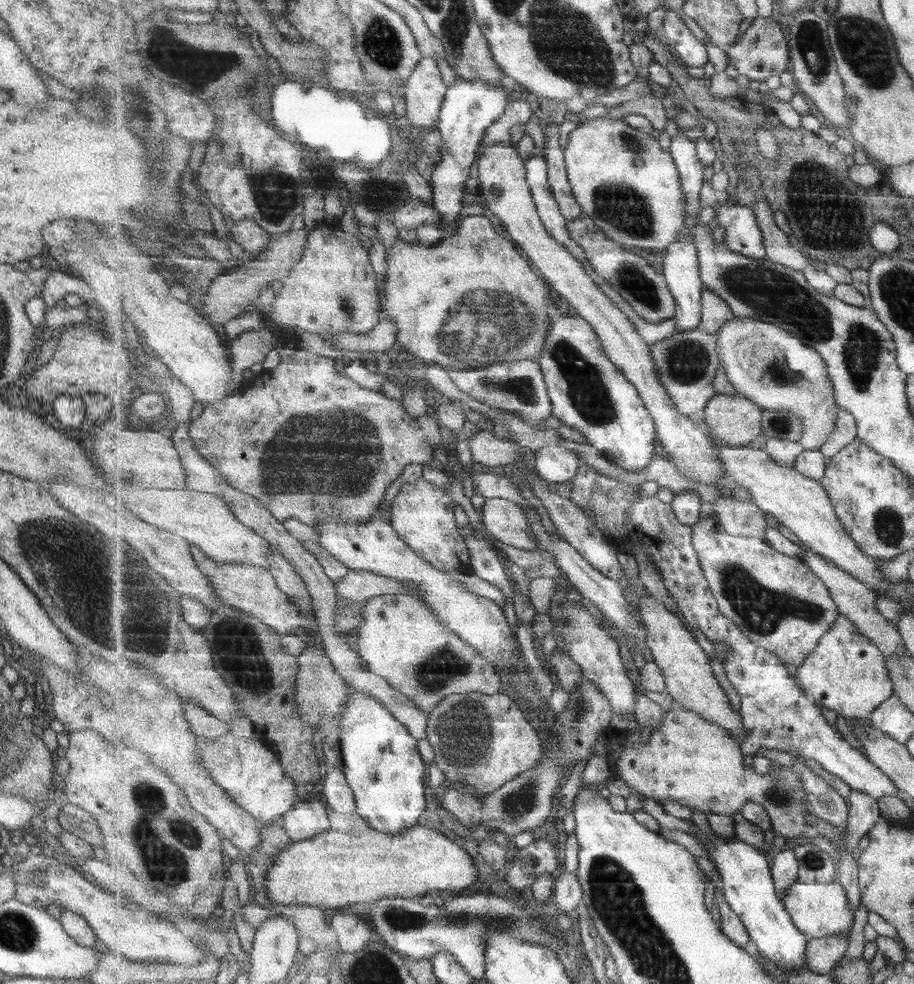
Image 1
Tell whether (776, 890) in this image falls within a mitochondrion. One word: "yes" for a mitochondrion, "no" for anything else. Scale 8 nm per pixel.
no

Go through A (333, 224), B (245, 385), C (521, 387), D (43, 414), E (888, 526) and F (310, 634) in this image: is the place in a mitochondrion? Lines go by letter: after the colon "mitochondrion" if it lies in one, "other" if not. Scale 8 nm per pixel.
A: other
B: other
C: mitochondrion
D: other
E: mitochondrion
F: other

